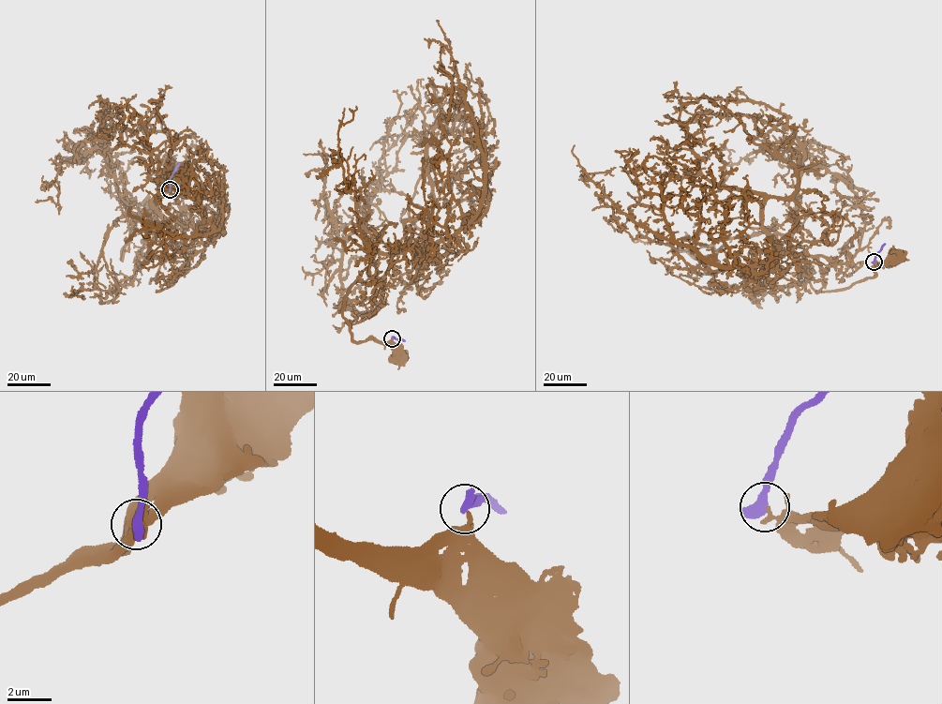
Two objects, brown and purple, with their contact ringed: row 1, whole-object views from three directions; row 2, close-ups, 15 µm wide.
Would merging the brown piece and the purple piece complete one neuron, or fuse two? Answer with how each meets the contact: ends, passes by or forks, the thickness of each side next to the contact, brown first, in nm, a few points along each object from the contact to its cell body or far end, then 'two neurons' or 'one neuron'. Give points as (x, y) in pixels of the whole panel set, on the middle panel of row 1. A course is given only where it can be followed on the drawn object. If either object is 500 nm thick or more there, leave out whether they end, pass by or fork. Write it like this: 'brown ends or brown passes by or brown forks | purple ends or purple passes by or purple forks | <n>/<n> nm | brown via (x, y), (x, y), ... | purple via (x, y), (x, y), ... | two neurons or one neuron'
280/550 nm | brown via (392, 338), (395, 354), (397, 356) | purple via (391, 338), (404, 340) | two neurons

